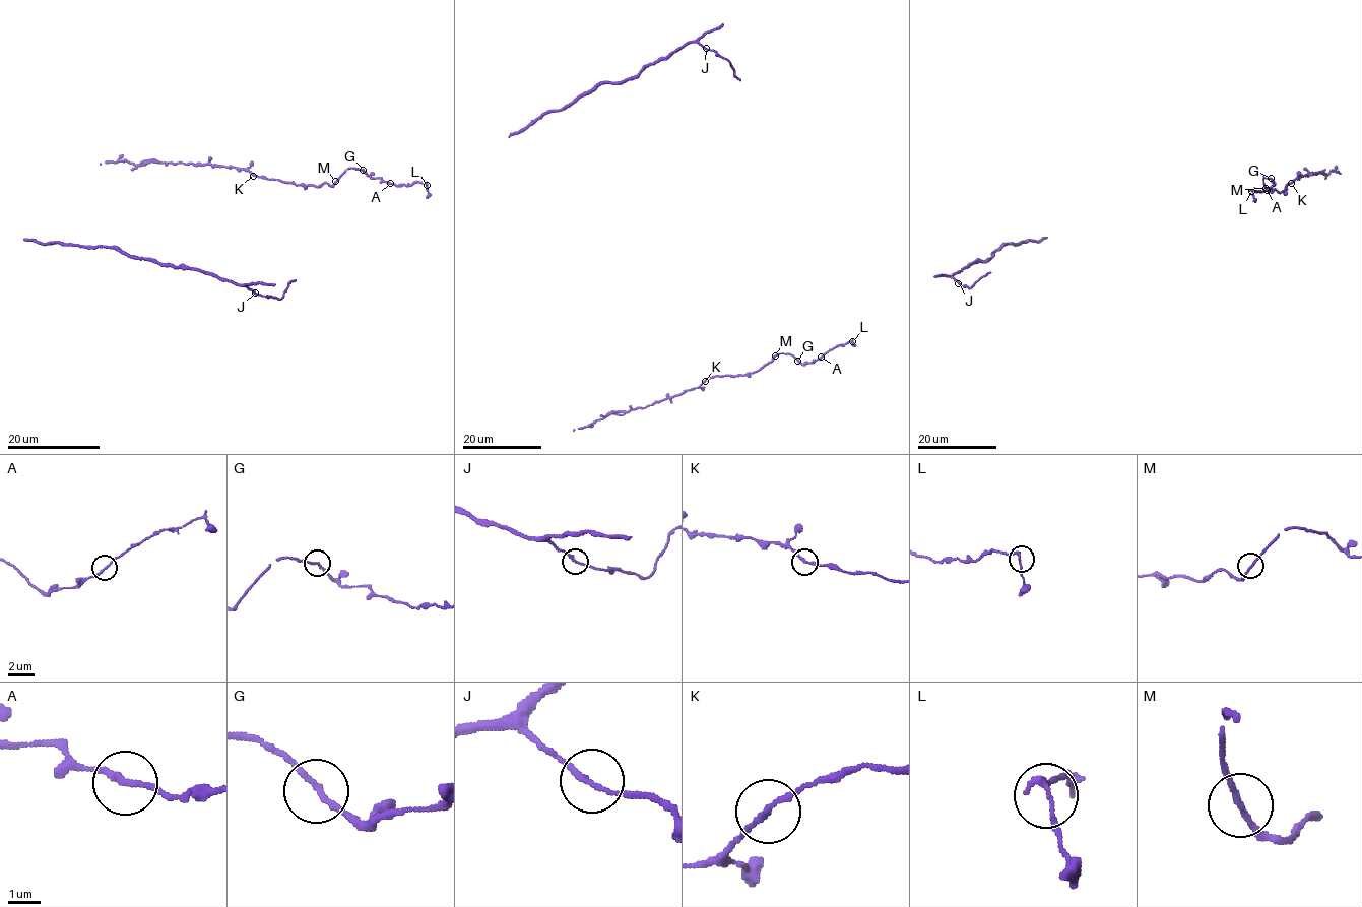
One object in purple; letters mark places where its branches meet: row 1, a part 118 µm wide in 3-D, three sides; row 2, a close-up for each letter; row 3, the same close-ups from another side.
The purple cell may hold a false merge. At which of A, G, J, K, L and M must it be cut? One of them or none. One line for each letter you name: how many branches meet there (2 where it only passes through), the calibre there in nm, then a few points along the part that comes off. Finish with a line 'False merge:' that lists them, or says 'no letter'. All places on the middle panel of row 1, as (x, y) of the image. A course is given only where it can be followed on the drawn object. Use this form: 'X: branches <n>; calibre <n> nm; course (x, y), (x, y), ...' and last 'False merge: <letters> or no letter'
J: branches 2; calibre 160 nm; course (706, 49), (727, 59), (740, 80)
False merge: J

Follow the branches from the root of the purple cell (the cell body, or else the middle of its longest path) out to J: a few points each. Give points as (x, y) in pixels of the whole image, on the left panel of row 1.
J: (268, 297), (255, 294)

